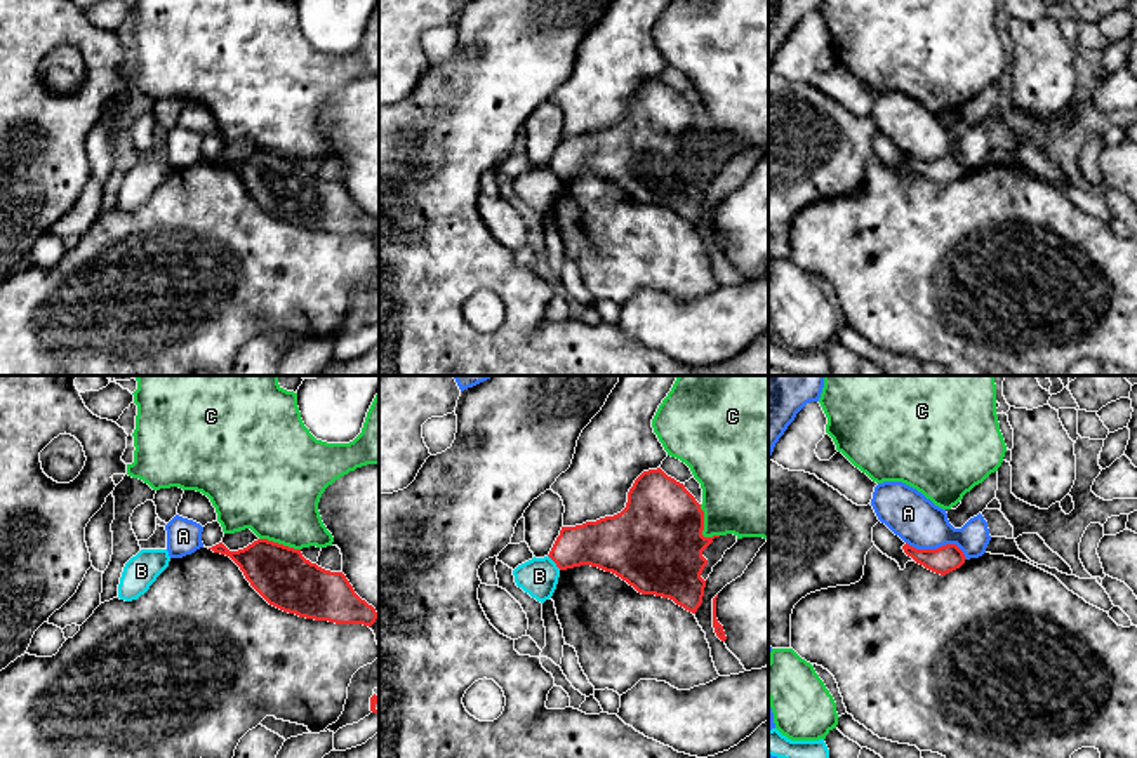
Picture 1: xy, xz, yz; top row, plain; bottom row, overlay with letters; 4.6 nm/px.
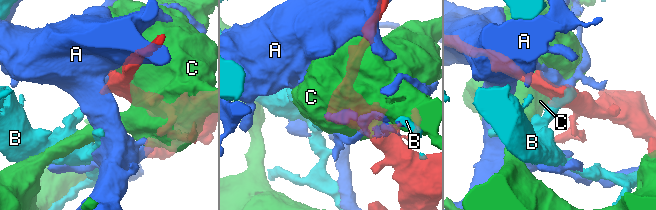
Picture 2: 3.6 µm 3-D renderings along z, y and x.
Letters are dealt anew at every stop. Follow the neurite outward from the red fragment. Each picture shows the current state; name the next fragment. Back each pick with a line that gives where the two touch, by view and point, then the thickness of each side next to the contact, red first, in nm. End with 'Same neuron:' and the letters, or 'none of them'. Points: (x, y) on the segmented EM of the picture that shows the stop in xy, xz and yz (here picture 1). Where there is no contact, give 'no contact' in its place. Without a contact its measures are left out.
Same neuron: none of them

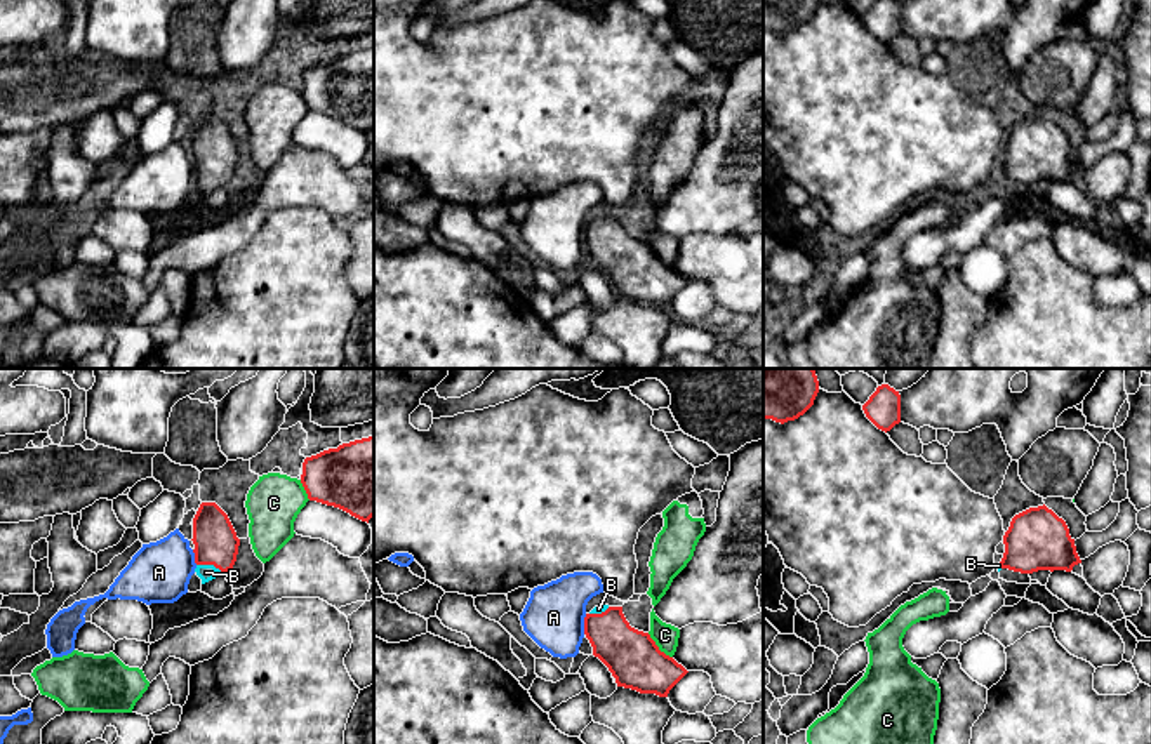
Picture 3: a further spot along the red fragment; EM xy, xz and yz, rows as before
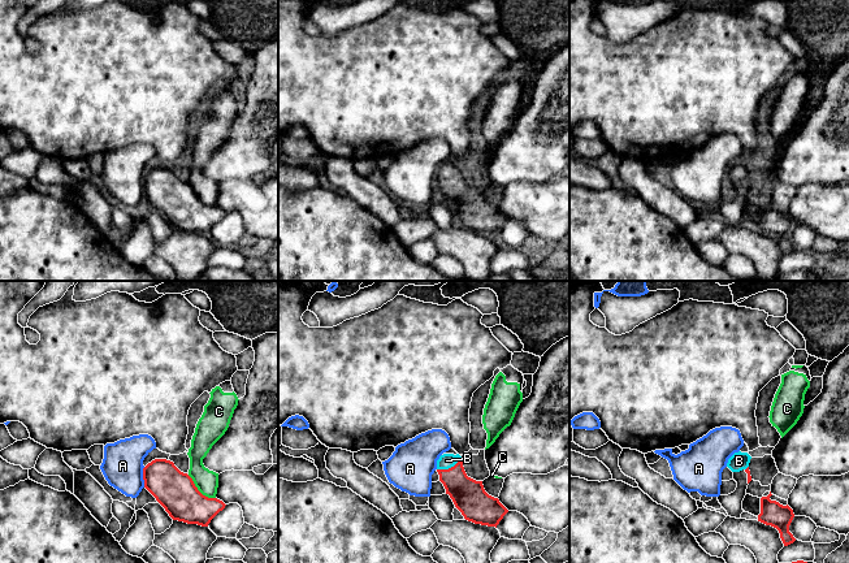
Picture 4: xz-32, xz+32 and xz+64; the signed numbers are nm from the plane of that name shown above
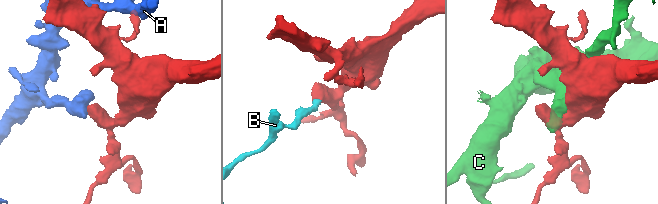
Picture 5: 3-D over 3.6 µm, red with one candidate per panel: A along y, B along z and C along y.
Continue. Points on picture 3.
B: xy (211, 564) | 200/80 nm
Same neuron: B

